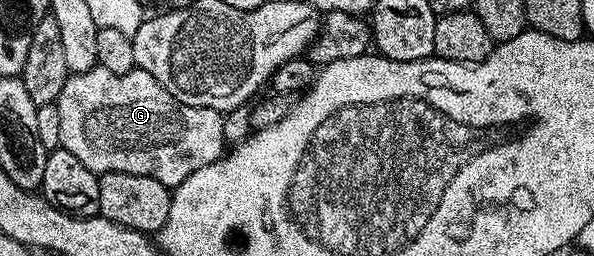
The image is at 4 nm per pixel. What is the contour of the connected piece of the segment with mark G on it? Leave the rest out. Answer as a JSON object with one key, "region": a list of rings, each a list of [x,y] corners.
{"region":[[[96,66],[87,72],[67,76],[56,107],[60,118],[61,147],[76,154],[76,158],[80,158],[88,170],[99,174],[144,174],[148,178],[156,178],[156,182],[164,182],[164,186],[171,190],[184,182],[184,178],[196,174],[196,170],[222,159],[228,142],[222,126],[223,113],[211,108],[188,106],[172,98],[172,94],[168,94],[168,90],[164,90],[164,86],[160,86],[152,74],[137,66],[128,74],[112,74],[112,70]]]}

